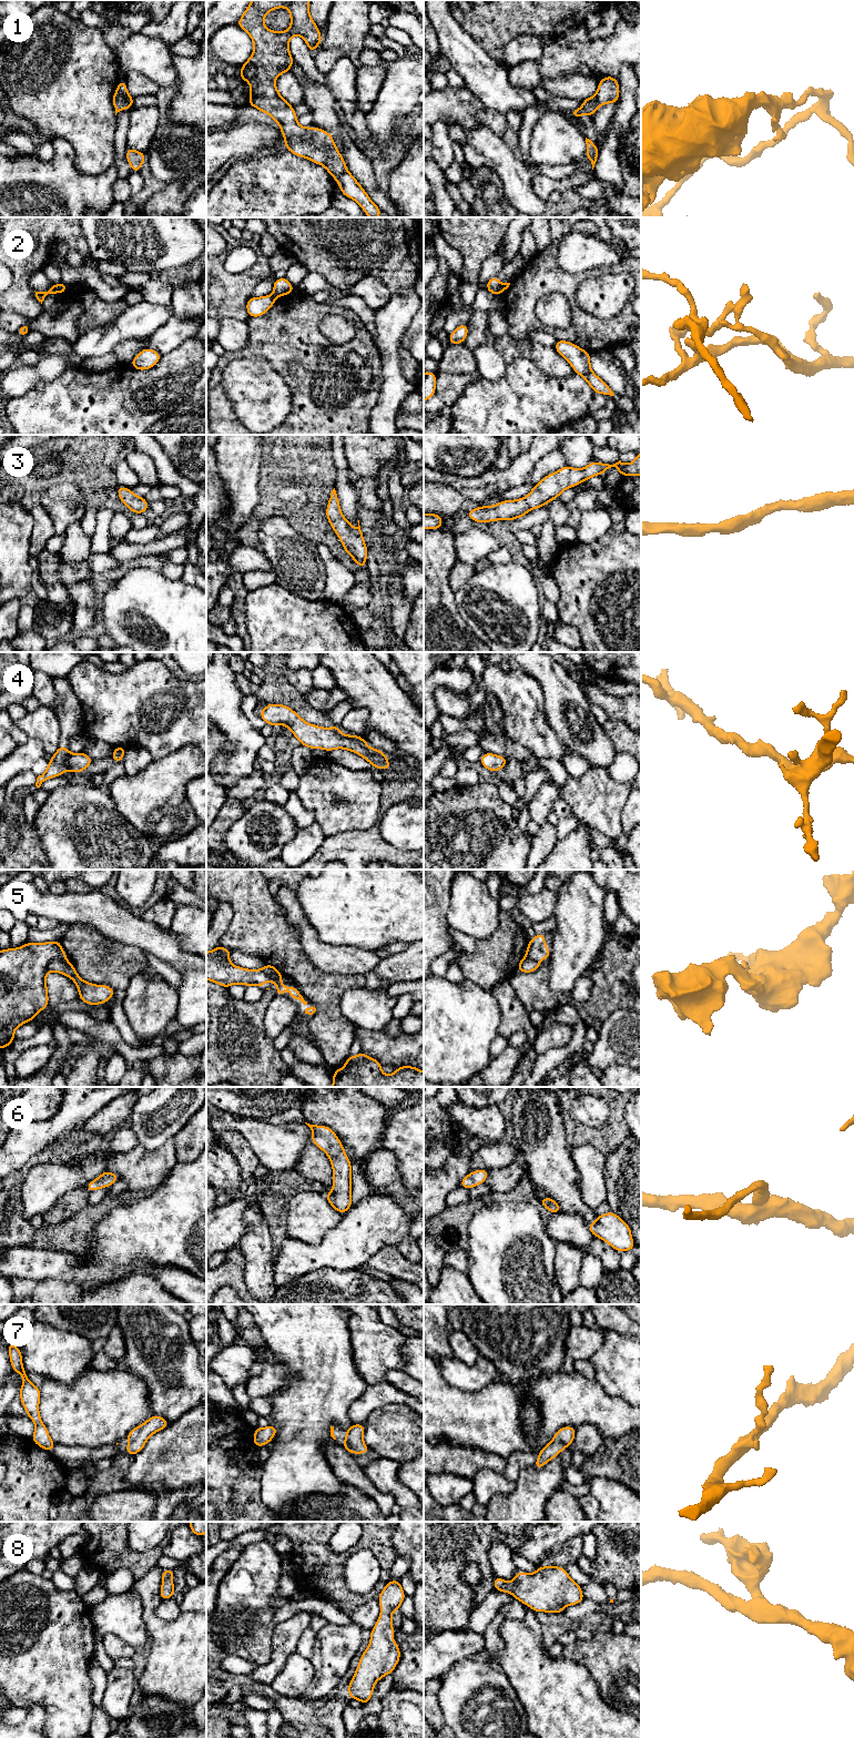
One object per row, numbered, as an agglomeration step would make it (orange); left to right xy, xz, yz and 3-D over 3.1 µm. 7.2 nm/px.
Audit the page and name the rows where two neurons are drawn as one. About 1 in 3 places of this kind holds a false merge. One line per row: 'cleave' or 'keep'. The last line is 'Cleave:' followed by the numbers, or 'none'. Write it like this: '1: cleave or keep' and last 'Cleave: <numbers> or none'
1: cleave
2: cleave
3: keep
4: keep
5: cleave
6: keep
7: keep
8: keep
Cleave: 1, 2, 5

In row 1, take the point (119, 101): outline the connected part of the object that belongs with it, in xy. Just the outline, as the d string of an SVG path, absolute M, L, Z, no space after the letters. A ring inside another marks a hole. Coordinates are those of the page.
M119 90L115 91L112 98L112 103L115 110L115 115L124 109L130 109L124 95Z

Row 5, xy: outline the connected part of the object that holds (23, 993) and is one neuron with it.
M60 939L41 944L28 942L18 948L0 951L0 1048L14 1040L14 1030L48 1008L47 973L50 962L65 959Z

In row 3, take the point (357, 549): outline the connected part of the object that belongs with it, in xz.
M335 488L329 496L326 517L333 530L340 539L344 550L362 569L366 568L368 549L363 539L364 533L360 530L359 520L358 527L353 528L349 521L343 516Z

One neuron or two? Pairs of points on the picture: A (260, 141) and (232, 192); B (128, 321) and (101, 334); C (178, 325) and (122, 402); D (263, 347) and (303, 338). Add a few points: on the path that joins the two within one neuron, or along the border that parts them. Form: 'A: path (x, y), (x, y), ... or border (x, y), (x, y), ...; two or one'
A: border (264, 152), (235, 161); two
B: path (121, 327), (112, 334), (108, 334); one
C: border (184, 341), (172, 351), (162, 355); two
D: path (273, 337), (293, 337); one

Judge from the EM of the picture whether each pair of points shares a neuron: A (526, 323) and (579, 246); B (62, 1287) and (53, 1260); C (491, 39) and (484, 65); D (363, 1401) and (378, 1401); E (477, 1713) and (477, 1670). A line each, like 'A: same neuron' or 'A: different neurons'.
A: different neurons
B: different neurons
C: different neurons
D: same neuron
E: same neuron

